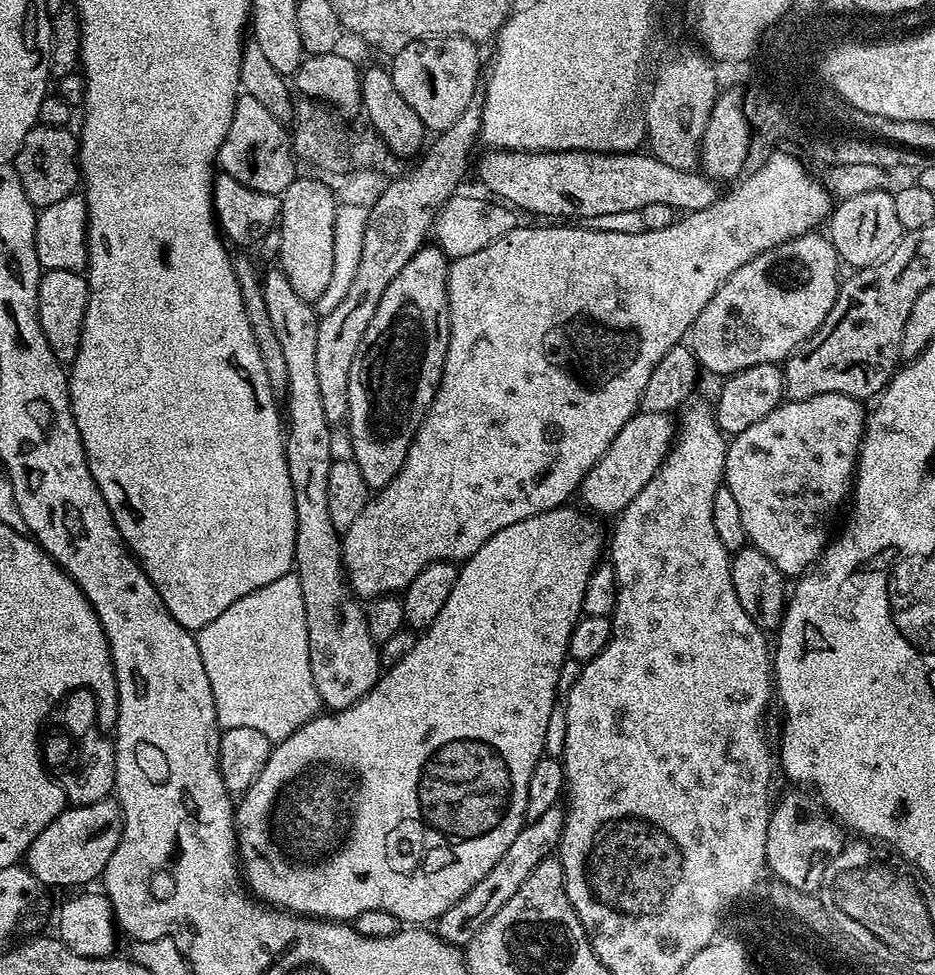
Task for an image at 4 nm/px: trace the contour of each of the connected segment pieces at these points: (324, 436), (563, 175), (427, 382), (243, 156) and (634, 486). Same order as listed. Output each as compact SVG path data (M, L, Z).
M273 270L273 272L267 273L265 271L262 283L266 298L266 311L270 314L270 323L274 325L274 334L278 334L282 355L286 357L286 374L288 375L286 407L288 407L288 412L286 408L284 453L290 470L290 482L294 490L294 514L296 515L294 571L302 582L302 602L306 602L306 630L310 642L310 674L314 674L314 686L320 695L321 705L333 712L341 712L357 704L376 685L382 675L382 665L380 649L374 642L374 638L370 638L370 626L366 626L364 608L361 601L349 588L348 577L344 575L344 559L340 550L341 533L336 531L334 522L330 522L328 475L334 459L334 453L332 453L334 428L329 424L326 413L322 411L322 397L318 391L316 348L320 322L317 309L296 293L284 272Z
M494 148L485 151L480 161L475 161L474 172L480 175L484 188L493 192L497 201L519 210L530 212L534 216L573 216L573 221L589 222L595 215L642 211L644 206L655 203L666 203L667 206L687 214L706 210L718 199L717 181L711 180L699 170L666 166L657 156L647 151L635 150L618 152L529 152L514 148Z
M425 246L398 270L398 274L386 286L386 294L382 294L382 302L378 302L378 310L374 310L374 318L370 318L370 326L366 326L366 334L362 334L362 342L358 346L358 354L354 354L354 366L350 366L350 410L346 421L346 429L352 435L351 459L356 461L358 470L362 474L365 484L369 489L379 490L385 488L391 480L402 470L402 462L406 462L408 448L416 436L418 426L428 413L428 408L432 404L432 399L436 397L436 387L440 384L440 379L444 373L444 363L448 353L448 265L449 257L445 256L436 246Z
M237 95L234 114L230 122L230 130L220 147L218 168L221 173L238 182L242 186L250 186L250 190L258 190L262 194L280 196L294 182L298 175L298 157L293 152L292 137L289 129L270 114L252 96Z
M637 411L636 415L618 430L618 438L610 442L610 450L602 454L602 458L584 475L584 480L578 489L578 500L589 513L601 512L604 516L615 517L623 512L625 506L654 478L654 474L662 466L662 462L672 449L678 428L673 417L667 412L650 414Z

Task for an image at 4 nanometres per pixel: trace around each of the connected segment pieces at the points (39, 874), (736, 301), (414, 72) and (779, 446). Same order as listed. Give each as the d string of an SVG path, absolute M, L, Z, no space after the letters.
M114 798L94 802L90 806L65 807L54 818L54 822L50 822L50 826L38 834L38 838L30 842L26 866L45 889L72 888L75 884L99 881L110 854L114 854L122 838L123 829L124 815L120 803Z
M819 231L807 232L804 236L782 242L778 246L774 246L754 258L750 258L750 262L746 262L746 266L738 266L738 270L734 270L734 274L730 274L730 278L726 278L726 282L722 282L722 286L718 286L718 294L714 294L714 298L710 298L710 302L706 302L706 310L702 310L702 314L698 314L698 318L692 324L690 347L692 349L692 355L696 358L697 365L699 365L703 371L705 368L706 371L713 372L714 375L720 376L719 378L727 378L736 372L746 370L750 366L780 364L787 360L788 357L792 355L793 350L796 349L803 340L809 340L818 330L818 326L822 326L826 314L830 314L830 310L836 301L836 293L840 291L842 283L840 268L842 269L842 261L836 254L836 248L832 245L827 235L821 234Z
M442 36L416 40L395 53L393 60L396 61L390 64L392 81L398 86L398 94L406 98L410 110L422 118L425 129L432 131L433 128L436 134L445 132L451 124L458 122L470 98L477 95L482 68L480 72L480 56L476 48L477 45L464 36Z
M818 394L814 398L805 400L788 400L781 402L770 414L766 414L766 418L762 418L762 422L754 422L754 426L742 430L742 434L731 437L724 467L724 484L730 490L730 494L734 494L734 499L738 501L738 507L742 510L742 526L748 535L748 544L762 550L762 554L766 554L766 558L770 558L770 562L774 562L774 566L778 566L778 570L786 578L799 578L805 575L819 561L826 547L826 539L824 540L824 524L816 516L830 515L847 496L849 499L850 493L853 491L856 461L866 423L866 408L865 412L864 408L865 405L861 401L846 394Z

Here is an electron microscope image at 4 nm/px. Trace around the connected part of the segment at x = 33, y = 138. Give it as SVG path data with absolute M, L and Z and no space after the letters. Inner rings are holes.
M38 122L28 131L16 155L16 173L33 208L49 208L77 191L81 183L79 155L78 136L71 127L55 128Z

